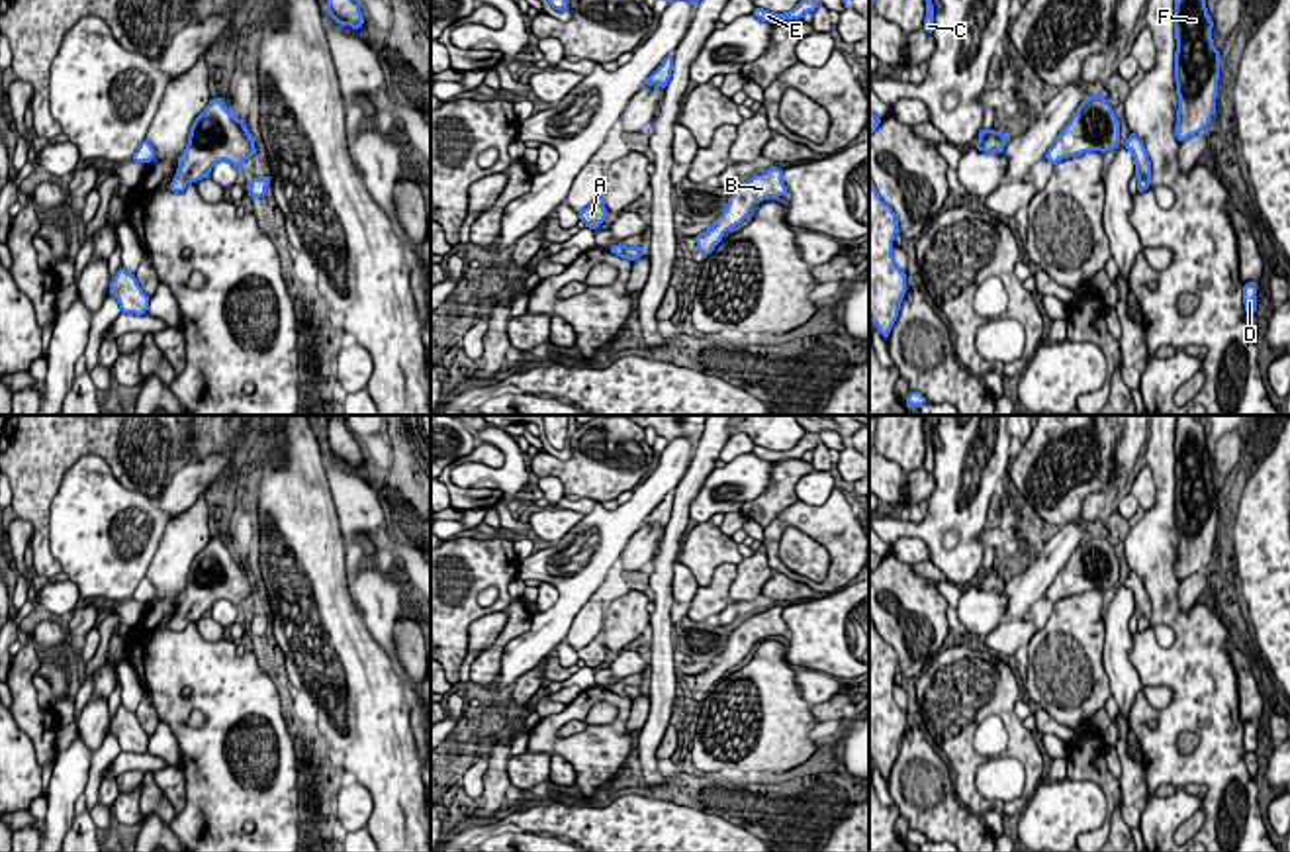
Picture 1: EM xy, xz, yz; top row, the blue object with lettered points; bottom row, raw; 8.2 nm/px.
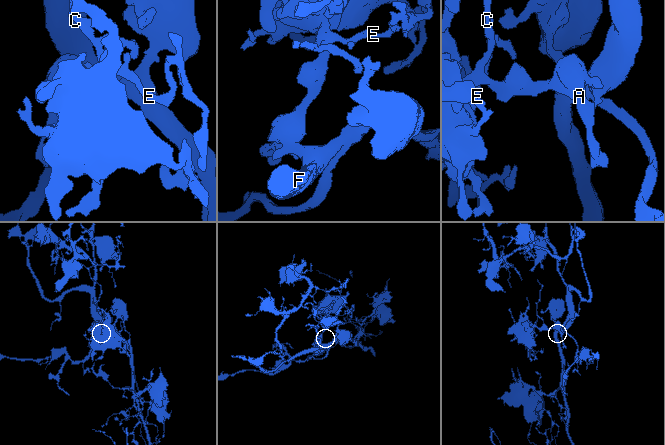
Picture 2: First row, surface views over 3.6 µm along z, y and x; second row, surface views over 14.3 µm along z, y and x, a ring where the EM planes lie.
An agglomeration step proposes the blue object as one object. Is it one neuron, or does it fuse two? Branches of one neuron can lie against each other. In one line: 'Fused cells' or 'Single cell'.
Fused cells

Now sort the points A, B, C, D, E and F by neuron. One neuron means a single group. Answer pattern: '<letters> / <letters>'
A C E / B D F

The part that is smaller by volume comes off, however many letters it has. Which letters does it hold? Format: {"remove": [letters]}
{"remove": ["A", "C", "E"]}

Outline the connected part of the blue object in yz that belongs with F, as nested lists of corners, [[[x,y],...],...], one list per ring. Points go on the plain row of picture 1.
[[[1176,415],[1175,456],[1175,521],[1178,535],[1175,574],[1182,582],[1208,568],[1218,544],[1221,497],[1214,486],[1214,460],[1198,415]]]

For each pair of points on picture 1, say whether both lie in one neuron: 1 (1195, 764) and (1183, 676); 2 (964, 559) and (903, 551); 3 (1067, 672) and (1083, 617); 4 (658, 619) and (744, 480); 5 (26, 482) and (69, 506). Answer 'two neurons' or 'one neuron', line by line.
1: one neuron
2: two neurons
3: one neuron
4: two neurons
5: two neurons

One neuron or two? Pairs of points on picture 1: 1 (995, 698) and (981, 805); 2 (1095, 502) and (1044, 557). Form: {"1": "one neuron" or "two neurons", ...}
{"1": "one neuron", "2": "one neuron"}

